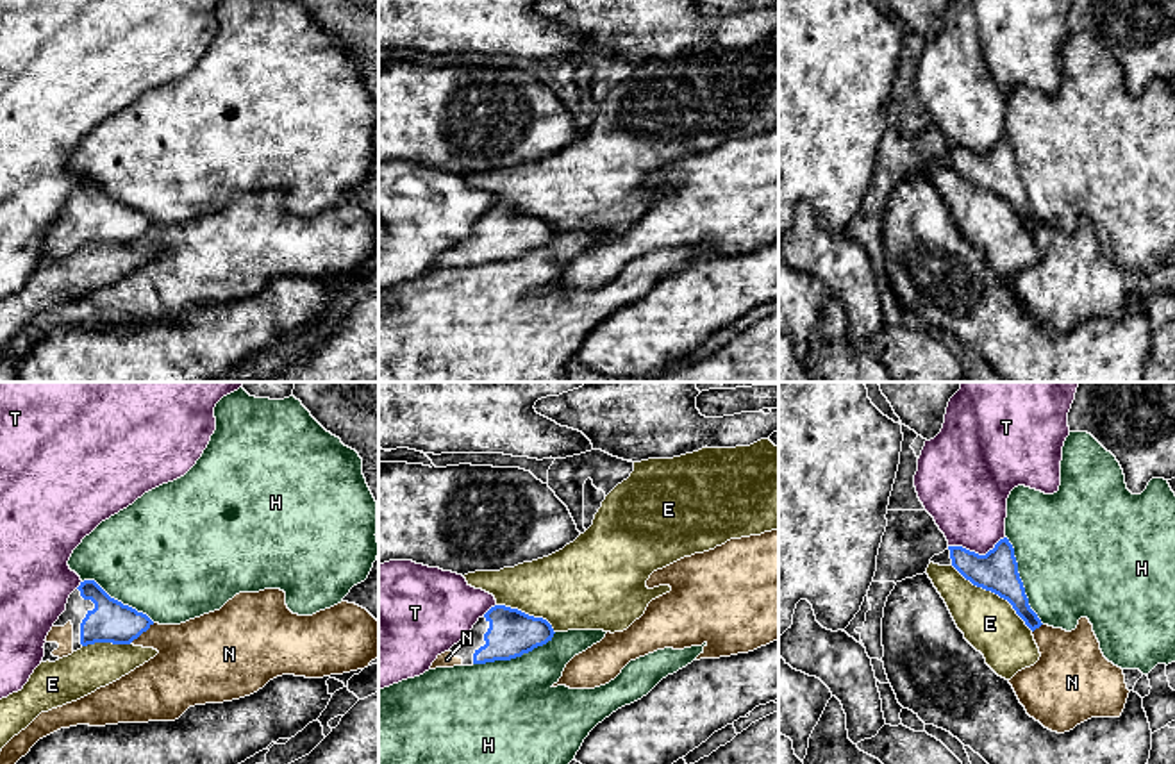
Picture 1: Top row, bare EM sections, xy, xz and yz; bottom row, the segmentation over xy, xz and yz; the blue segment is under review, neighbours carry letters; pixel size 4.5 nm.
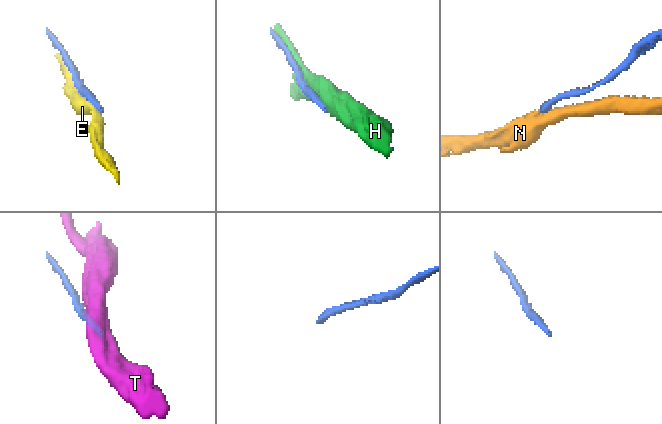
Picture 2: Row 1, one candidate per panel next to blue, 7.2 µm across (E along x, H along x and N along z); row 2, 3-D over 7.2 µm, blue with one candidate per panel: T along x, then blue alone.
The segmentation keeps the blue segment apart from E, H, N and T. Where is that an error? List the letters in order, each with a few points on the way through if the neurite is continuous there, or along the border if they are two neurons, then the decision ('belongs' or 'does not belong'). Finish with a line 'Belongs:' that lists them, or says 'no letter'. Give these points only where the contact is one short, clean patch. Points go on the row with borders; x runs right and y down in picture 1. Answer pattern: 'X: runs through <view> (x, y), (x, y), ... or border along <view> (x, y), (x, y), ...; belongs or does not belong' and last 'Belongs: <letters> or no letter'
E: does not belong
H: does not belong
N: belongs
T: does not belong
Belongs: N

